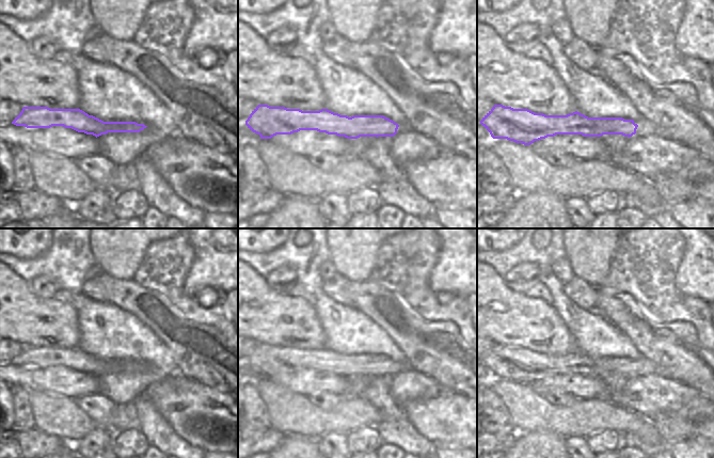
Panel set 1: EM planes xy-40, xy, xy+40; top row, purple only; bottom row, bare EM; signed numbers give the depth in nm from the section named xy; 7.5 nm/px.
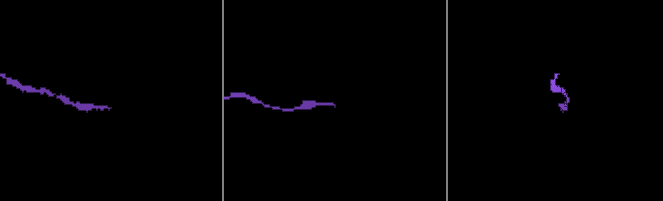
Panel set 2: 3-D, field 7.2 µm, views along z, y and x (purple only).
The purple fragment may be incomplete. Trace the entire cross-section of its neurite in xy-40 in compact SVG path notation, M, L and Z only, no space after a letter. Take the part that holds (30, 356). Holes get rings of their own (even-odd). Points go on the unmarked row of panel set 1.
M23 346L12 363L27 367L63 365L96 377L108 372L140 372L147 365L136 361L104 361L80 348Z

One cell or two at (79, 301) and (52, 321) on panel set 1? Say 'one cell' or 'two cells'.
two cells

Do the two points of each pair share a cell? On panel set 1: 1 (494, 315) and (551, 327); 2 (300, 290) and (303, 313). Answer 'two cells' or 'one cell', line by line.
1: one cell
2: two cells

